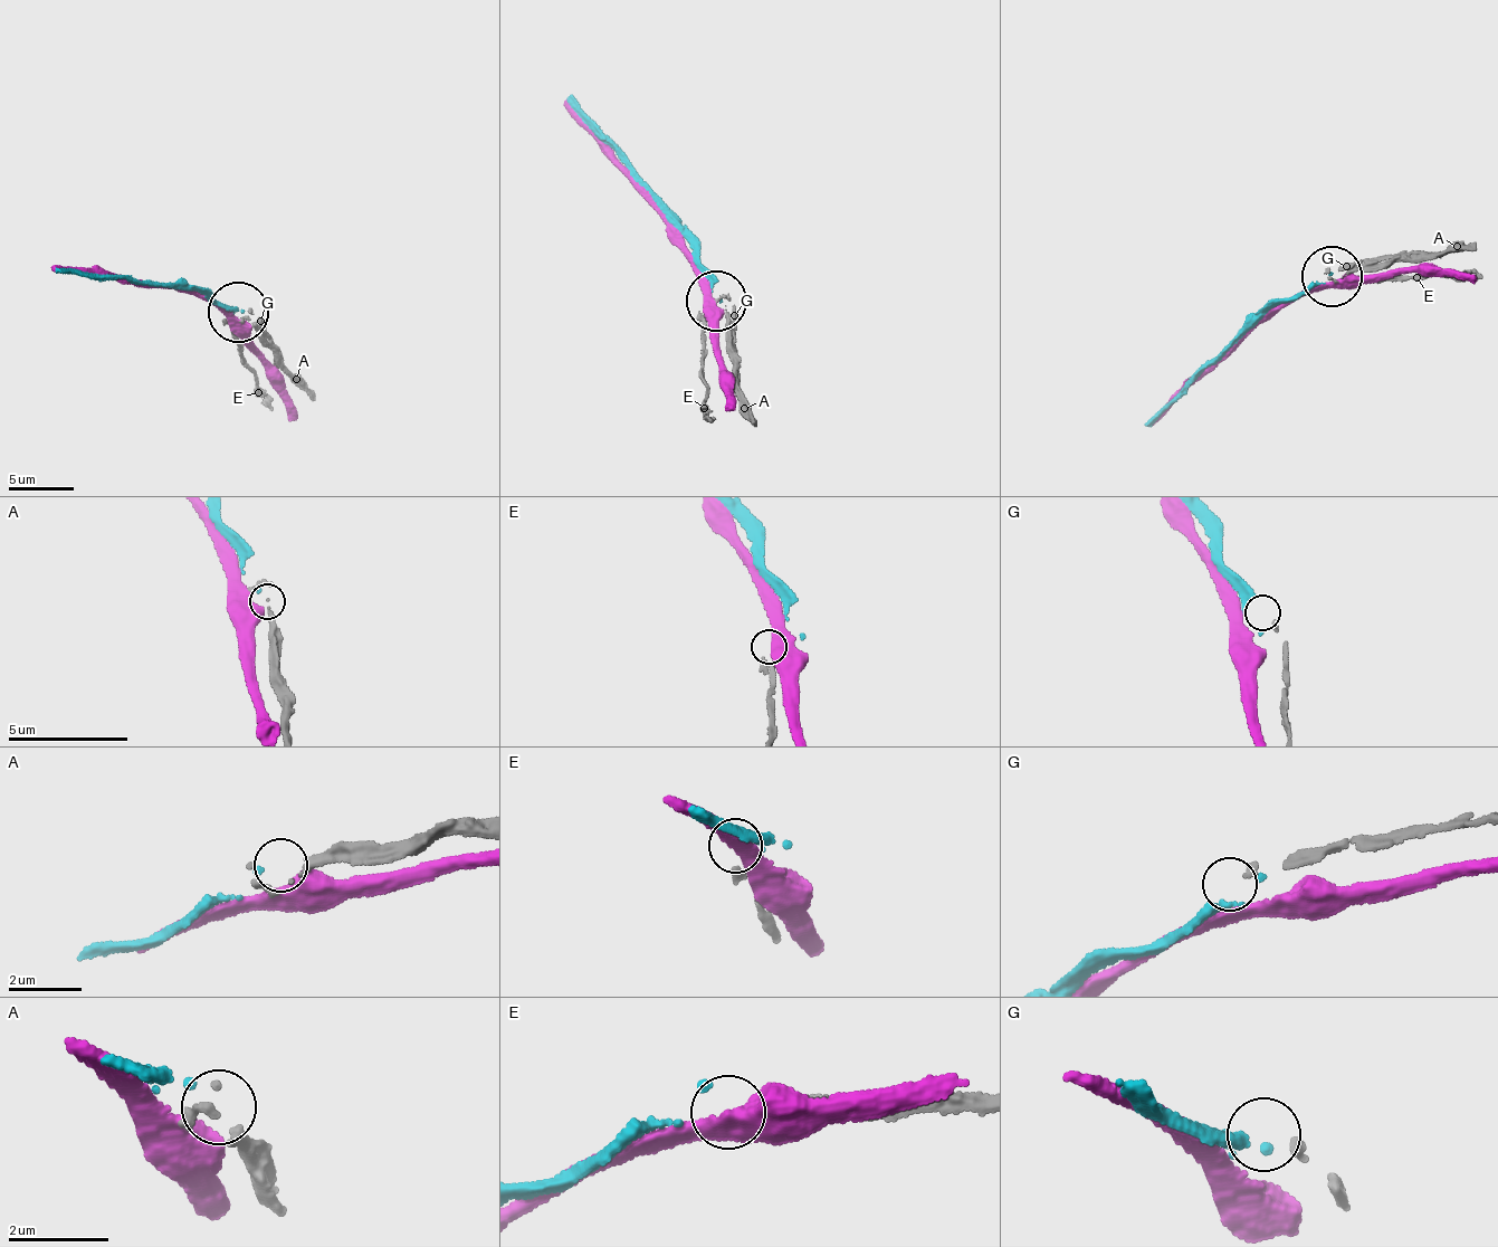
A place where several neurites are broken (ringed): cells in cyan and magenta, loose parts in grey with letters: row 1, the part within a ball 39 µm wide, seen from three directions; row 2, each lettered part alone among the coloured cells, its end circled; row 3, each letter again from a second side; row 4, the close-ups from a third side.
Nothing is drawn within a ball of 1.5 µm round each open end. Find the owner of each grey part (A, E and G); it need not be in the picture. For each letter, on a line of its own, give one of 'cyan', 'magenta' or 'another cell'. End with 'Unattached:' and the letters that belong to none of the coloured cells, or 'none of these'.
A: cyan
E: another cell
G: another cell
Unattached: E, G

